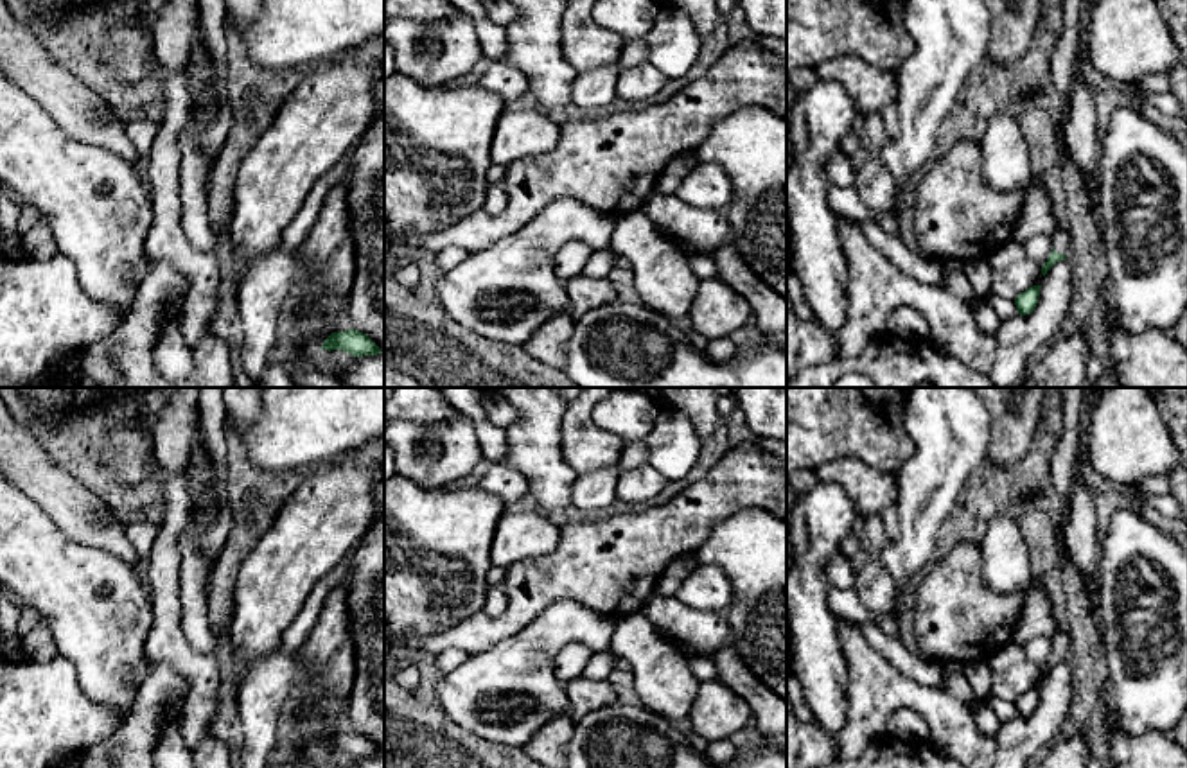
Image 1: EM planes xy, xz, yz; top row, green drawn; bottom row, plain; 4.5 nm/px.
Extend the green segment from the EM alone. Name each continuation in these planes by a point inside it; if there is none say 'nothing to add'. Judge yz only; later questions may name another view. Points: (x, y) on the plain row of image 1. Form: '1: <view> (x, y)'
1: yz (1060, 641)

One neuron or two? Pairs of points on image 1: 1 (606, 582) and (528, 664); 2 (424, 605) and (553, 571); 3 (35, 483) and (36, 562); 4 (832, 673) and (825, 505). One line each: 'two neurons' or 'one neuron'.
1: two neurons
2: two neurons
3: two neurons
4: one neuron

